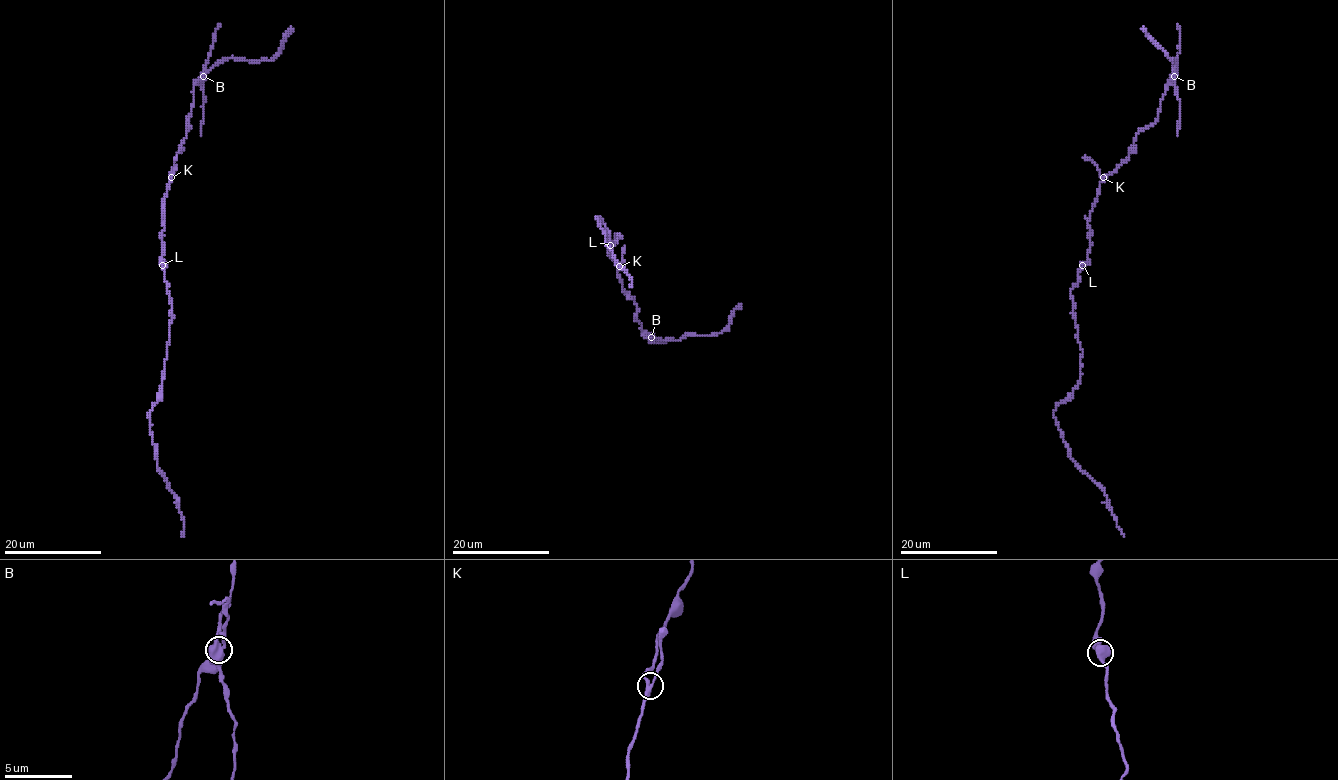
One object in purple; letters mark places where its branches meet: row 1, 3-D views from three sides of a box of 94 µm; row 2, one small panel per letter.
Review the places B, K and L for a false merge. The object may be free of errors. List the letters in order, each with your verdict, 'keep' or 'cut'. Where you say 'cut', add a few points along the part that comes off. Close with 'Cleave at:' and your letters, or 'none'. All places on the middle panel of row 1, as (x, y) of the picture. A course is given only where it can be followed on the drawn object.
B: cut
K: keep
L: keep
Cleave at: B

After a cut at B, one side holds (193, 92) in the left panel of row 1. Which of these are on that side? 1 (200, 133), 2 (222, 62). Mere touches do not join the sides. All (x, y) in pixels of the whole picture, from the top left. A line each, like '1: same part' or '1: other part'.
1: other part
2: same part

